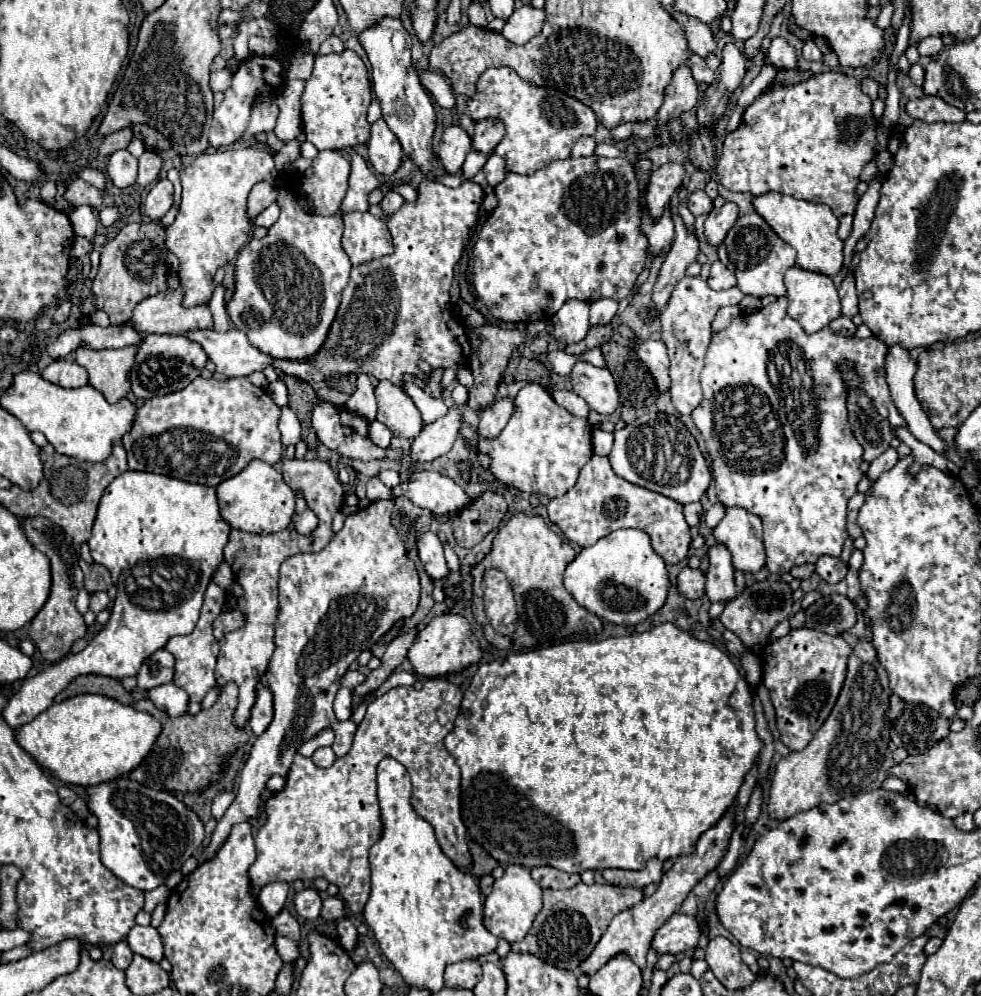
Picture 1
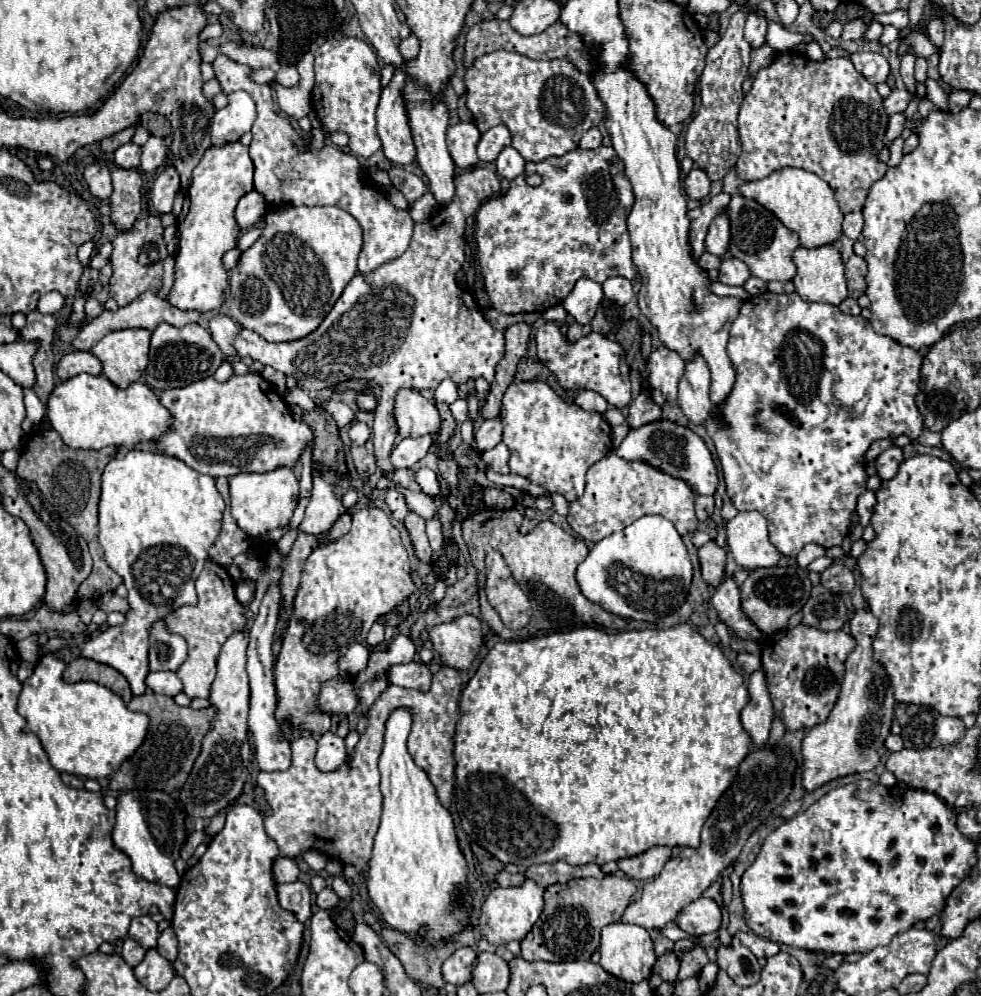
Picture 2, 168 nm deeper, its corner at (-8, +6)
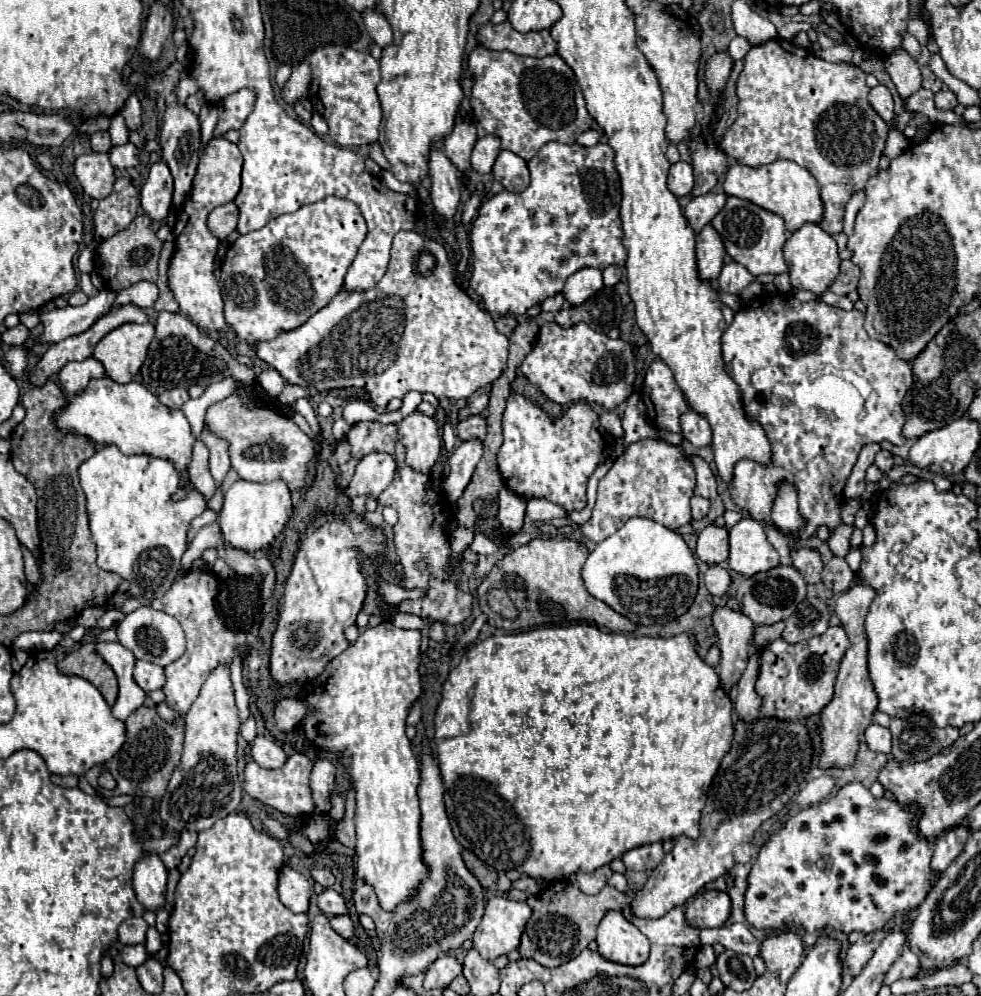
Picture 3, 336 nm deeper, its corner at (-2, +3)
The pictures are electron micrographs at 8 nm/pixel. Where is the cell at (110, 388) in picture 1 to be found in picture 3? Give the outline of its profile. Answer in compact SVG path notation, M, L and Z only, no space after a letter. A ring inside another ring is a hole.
M122 324L94 348L94 358L102 362L106 376L118 384L130 382L146 360L148 346L154 338L154 324Z

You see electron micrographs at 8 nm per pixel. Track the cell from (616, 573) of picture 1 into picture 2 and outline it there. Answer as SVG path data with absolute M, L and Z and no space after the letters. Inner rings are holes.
M644 515L624 531L598 541L578 565L576 579L582 593L606 611L624 619L656 623L686 601L692 585L692 561L682 537L668 519L660 515Z

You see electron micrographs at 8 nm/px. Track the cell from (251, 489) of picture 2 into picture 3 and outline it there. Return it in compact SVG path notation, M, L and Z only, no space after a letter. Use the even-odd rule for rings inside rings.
M236 480L224 498L224 508L218 516L218 524L222 528L222 536L228 544L242 550L262 550L268 548L278 534L282 534L288 524L292 512L290 490L282 480L274 480L268 484L256 484L246 480Z

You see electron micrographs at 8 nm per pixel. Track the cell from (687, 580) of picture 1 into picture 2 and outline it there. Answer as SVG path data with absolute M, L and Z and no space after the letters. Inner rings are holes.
M708 541L698 549L702 577L710 585L720 585L724 579L724 567L726 567L726 551L716 541Z

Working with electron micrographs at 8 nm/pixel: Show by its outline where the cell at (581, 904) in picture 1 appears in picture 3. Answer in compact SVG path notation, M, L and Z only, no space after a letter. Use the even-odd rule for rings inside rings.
M552 882L542 894L528 900L532 918L528 920L522 934L522 942L518 948L520 956L532 958L546 968L556 968L564 962L570 962L596 938L596 928L606 912L622 910L626 904L632 902L632 896L632 892L626 896L608 884L598 894L588 896L570 882Z

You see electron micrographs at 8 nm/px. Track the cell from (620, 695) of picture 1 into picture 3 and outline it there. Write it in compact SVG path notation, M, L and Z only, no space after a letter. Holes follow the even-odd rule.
M590 624L536 628L522 634L490 636L478 642L464 654L444 684L442 702L436 710L436 730L438 736L434 736L434 742L436 748L440 746L440 774L446 788L444 804L456 840L496 870L518 870L532 878L544 878L552 882L566 880L578 870L598 870L610 864L614 858L620 858L624 852L644 844L676 840L678 836L696 840L700 812L706 802L706 790L710 788L710 782L714 780L720 762L730 752L734 740L730 696L722 688L716 670L696 654L686 632L672 638L636 638L630 634L600 632Z

